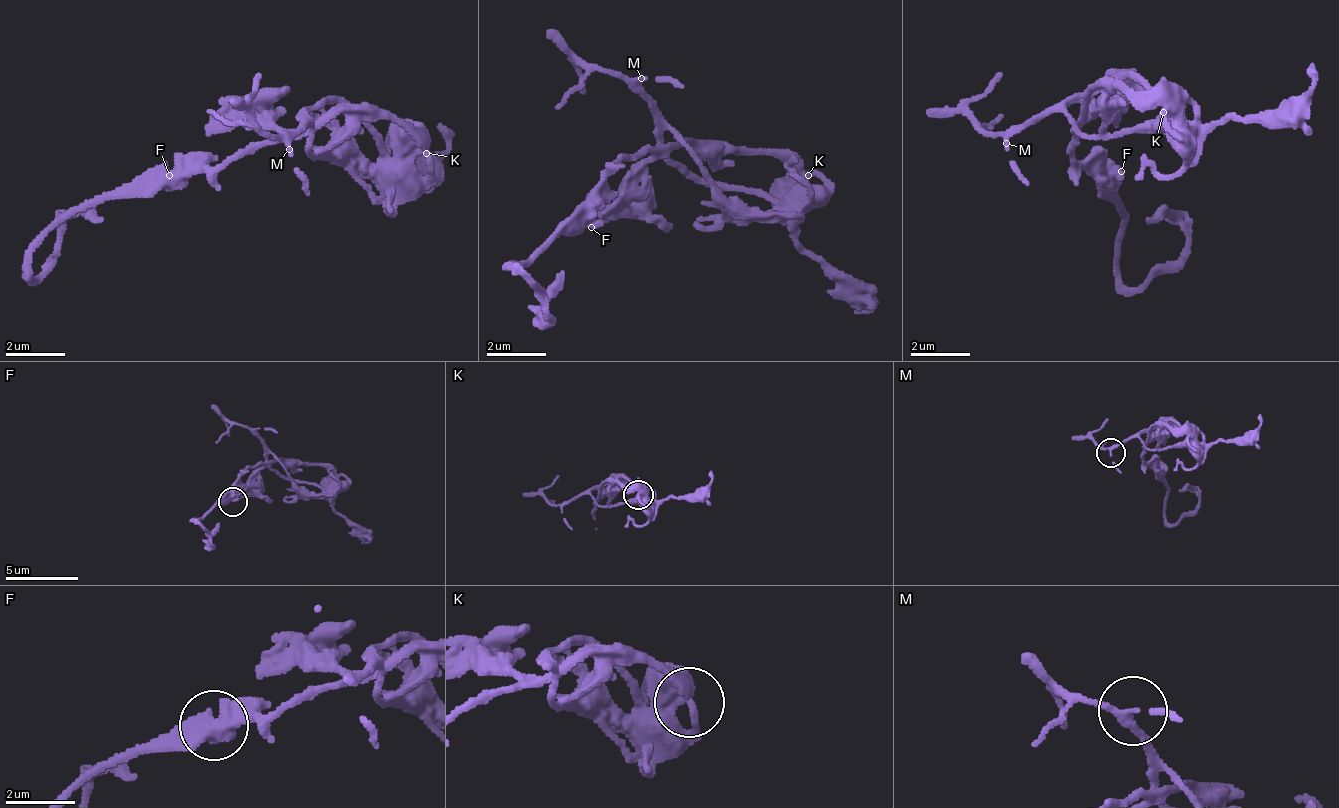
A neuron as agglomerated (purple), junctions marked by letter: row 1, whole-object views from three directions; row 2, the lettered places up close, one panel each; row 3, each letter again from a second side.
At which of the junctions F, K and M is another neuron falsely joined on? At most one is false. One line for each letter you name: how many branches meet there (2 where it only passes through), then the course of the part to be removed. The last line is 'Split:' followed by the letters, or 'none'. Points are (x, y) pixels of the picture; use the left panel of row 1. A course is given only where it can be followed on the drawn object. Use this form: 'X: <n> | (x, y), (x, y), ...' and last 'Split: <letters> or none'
Split: none

